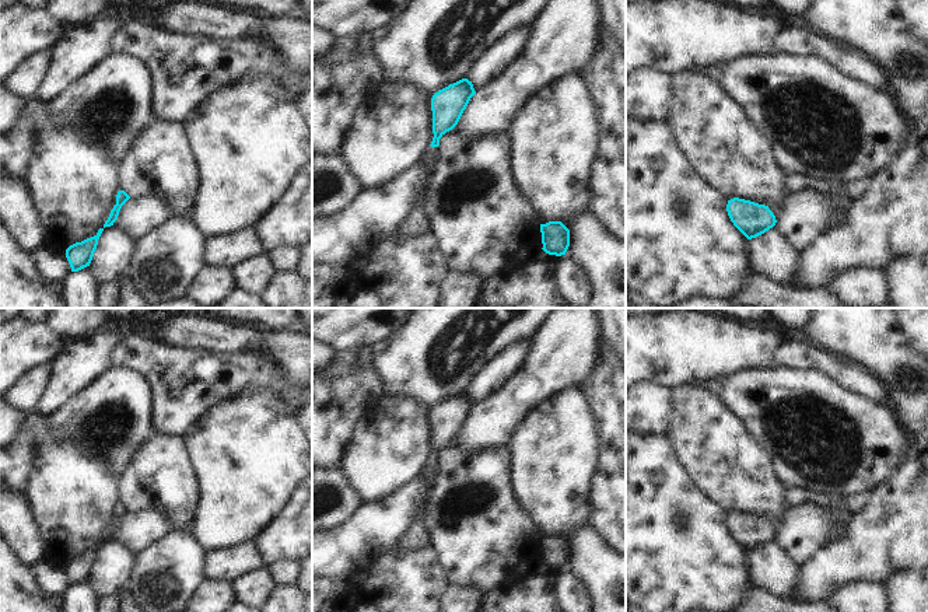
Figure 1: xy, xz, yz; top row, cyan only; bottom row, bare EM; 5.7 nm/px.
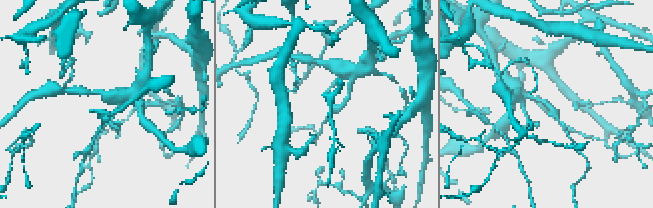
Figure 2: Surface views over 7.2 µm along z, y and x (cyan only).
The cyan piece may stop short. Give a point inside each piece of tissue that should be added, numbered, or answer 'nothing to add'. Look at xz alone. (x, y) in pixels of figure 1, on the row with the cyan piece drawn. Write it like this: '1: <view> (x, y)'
1: xz (431, 153)

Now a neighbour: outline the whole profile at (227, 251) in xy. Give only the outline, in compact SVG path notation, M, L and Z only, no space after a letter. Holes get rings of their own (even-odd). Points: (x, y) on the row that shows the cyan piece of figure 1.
M253 227L244 228L230 235L209 239L209 266L232 269L262 252L265 249Z

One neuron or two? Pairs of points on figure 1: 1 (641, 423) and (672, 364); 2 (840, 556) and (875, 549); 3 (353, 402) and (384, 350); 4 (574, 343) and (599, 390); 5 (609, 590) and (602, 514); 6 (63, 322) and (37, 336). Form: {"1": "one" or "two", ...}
{"1": "two", "2": "one", "3": "two", "4": "two", "5": "two", "6": "two"}

